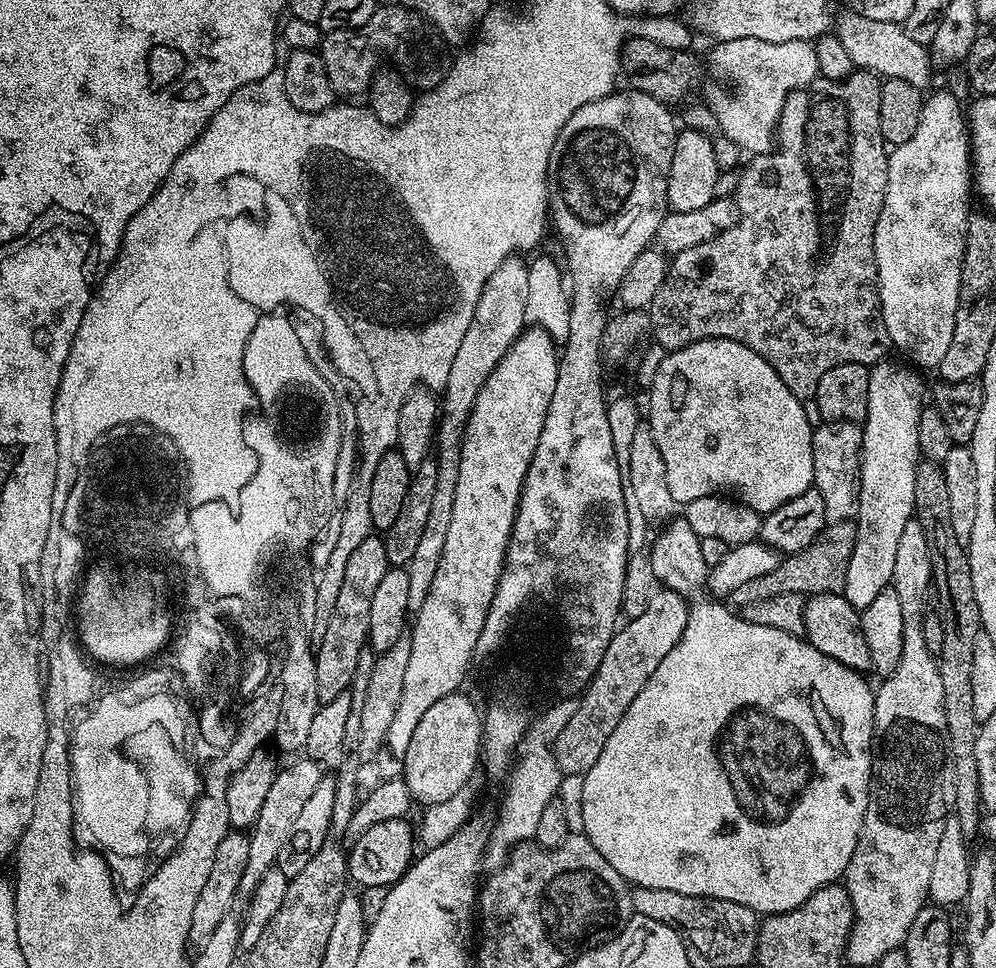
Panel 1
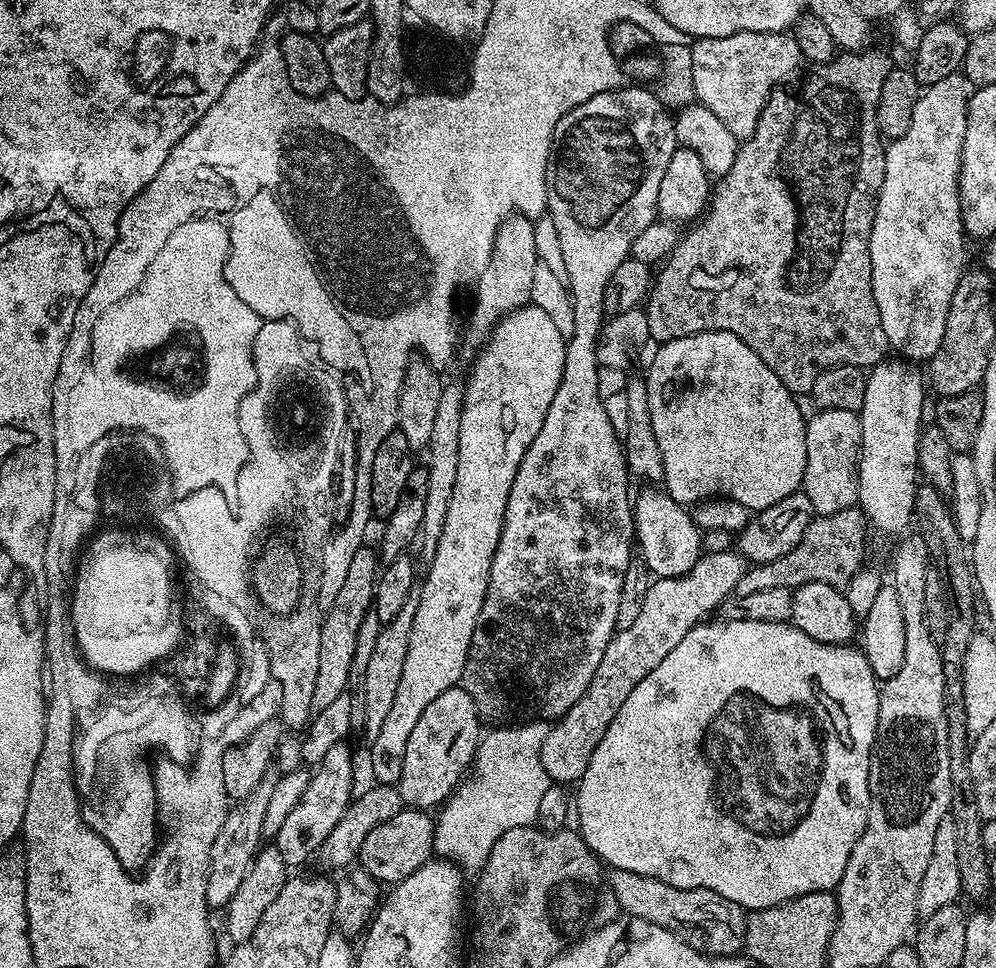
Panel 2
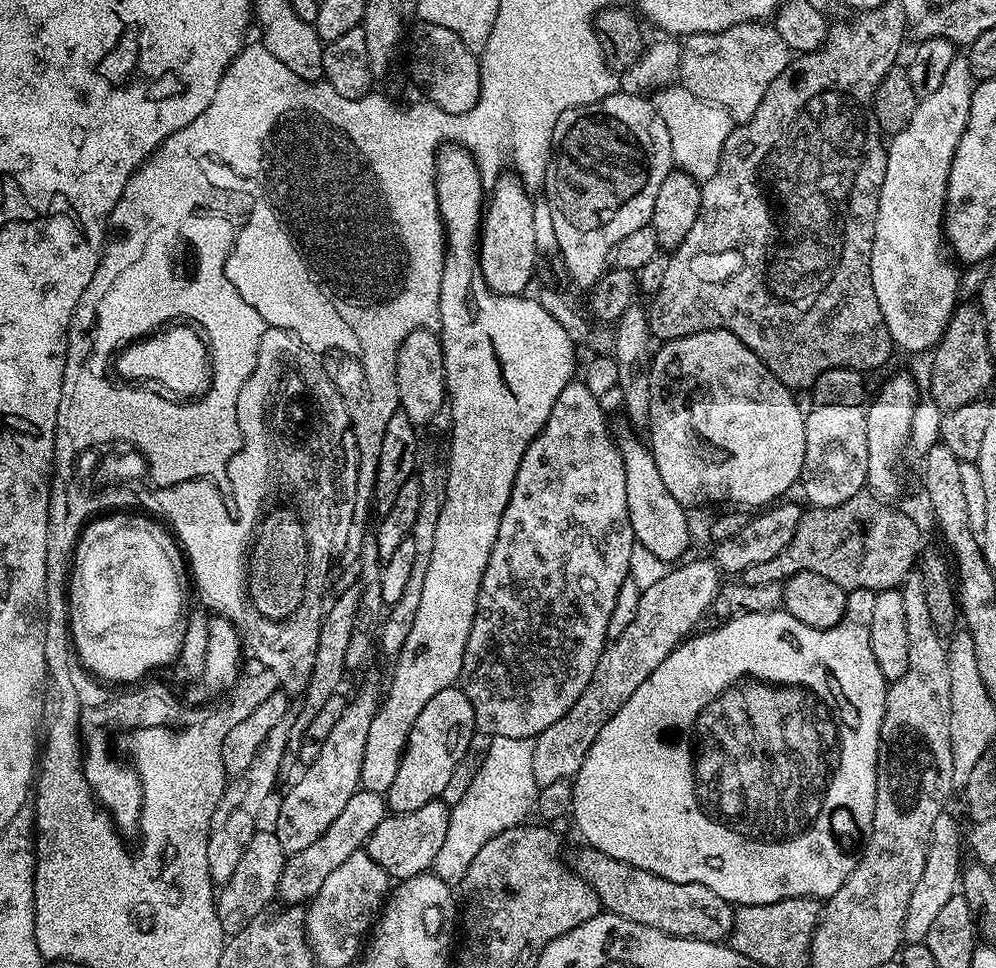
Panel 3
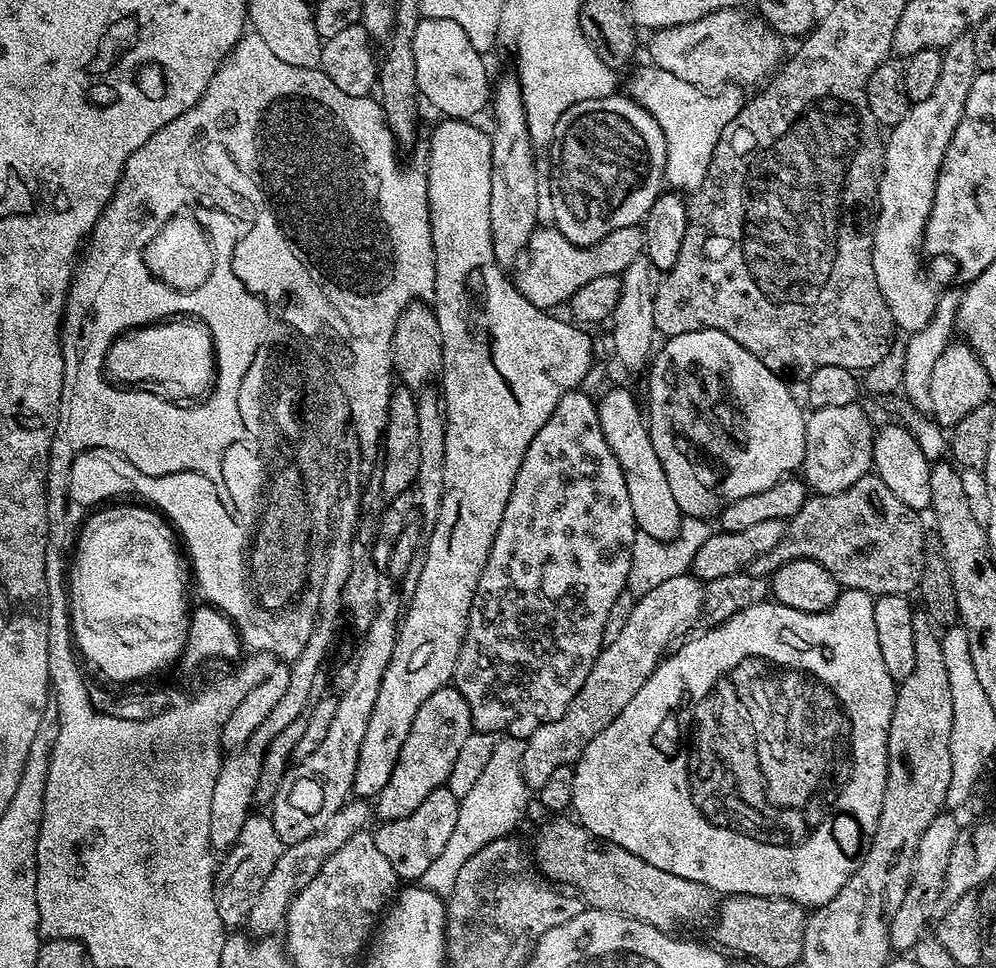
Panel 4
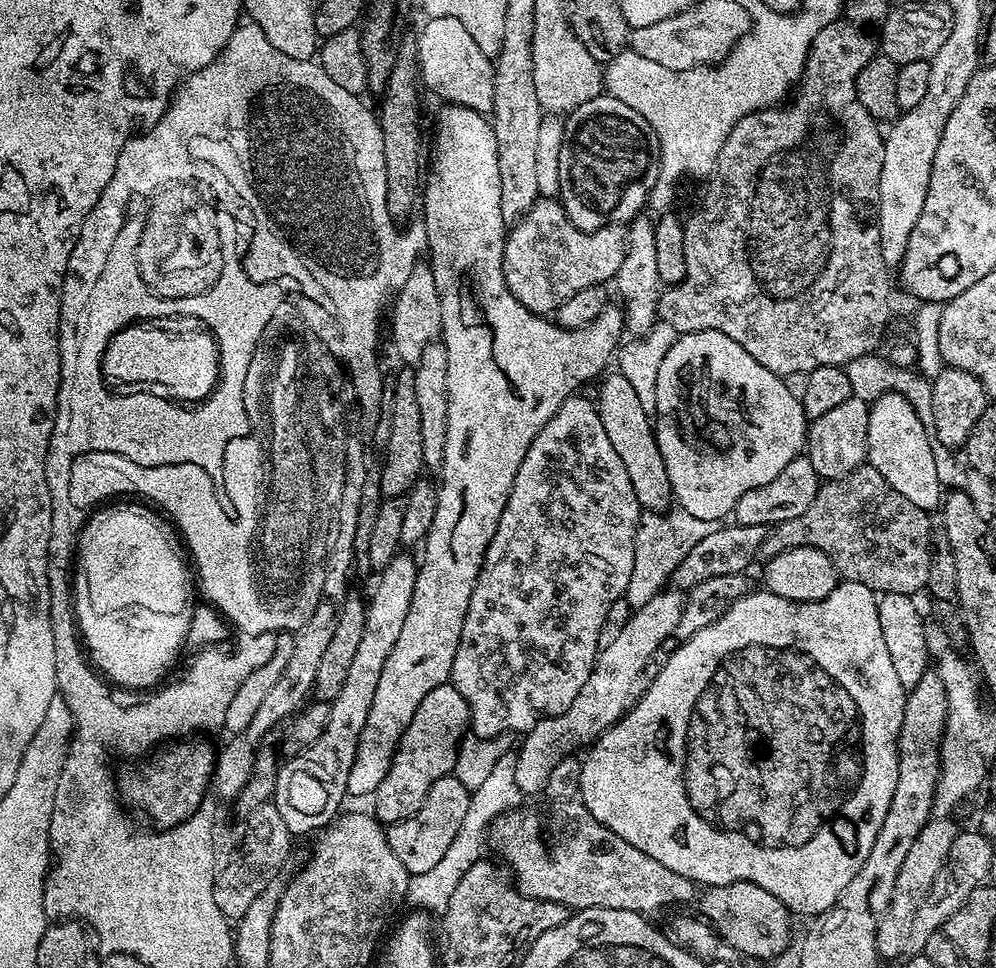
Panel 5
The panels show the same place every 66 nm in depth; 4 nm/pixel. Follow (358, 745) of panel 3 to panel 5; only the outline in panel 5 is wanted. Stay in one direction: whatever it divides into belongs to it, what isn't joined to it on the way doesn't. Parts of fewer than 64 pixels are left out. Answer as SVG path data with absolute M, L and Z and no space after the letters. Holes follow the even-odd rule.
M398 554L375 577L372 597L367 597L364 613L366 626L362 626L362 639L358 641L358 650L354 654L354 663L346 673L346 682L342 690L328 704L330 722L322 738L314 742L301 756L285 759L280 764L280 773L276 775L276 795L274 803L286 830L293 837L300 838L307 832L319 833L336 819L341 811L340 803L348 796L348 775L354 764L362 726L366 726L366 714L370 714L370 702L374 702L374 690L378 686L378 677L382 675L382 666L398 642L398 634L406 623L406 614L410 611L410 598L414 598L417 557Z

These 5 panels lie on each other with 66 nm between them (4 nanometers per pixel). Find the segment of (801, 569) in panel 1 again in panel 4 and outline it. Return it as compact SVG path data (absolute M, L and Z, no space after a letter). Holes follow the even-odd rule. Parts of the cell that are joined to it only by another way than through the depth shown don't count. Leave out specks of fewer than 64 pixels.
M869 474L858 478L858 482L854 482L854 486L850 486L838 494L809 495L808 499L804 501L804 505L798 510L795 519L800 522L808 520L808 533L797 544L792 544L796 540L796 532L792 526L785 527L781 541L767 554L762 554L762 558L754 558L750 569L753 576L770 578L782 566L786 566L786 562L813 560L826 566L826 570L830 570L830 574L834 574L841 589L862 590L868 592L873 598L877 596L911 597L919 589L922 566L924 565L926 525L920 521L921 513L906 506L906 502L901 502L890 491L890 486L886 486L886 482L882 482L880 476Z

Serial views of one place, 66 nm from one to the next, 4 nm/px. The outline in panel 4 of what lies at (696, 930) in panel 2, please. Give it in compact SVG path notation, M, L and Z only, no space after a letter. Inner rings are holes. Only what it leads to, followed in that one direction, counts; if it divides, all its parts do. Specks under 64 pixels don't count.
M568 818L549 819L552 821L536 836L534 864L545 881L571 890L588 908L629 916L669 934L675 933L675 928L692 928L695 924L706 923L707 920L709 923L715 917L718 911L717 893L702 886L702 882L690 882L690 878L678 878L678 874L658 870L658 866L650 866L650 862L638 858L638 854L630 854L630 850L622 846L612 844L609 840L597 840L595 834L587 832L575 819L564 819Z

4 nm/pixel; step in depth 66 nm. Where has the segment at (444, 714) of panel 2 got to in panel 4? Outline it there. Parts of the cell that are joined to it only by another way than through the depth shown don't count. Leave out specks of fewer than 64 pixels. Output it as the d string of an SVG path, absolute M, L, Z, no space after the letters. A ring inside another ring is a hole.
M455 686L434 690L434 694L422 702L418 714L414 714L414 722L410 722L410 734L406 734L406 742L402 742L402 754L398 754L394 774L390 774L390 782L386 782L380 795L375 797L375 815L387 822L414 814L431 792L449 783L460 760L460 751L467 746L468 735L473 732L470 706L466 706L466 698L462 698L460 691Z

